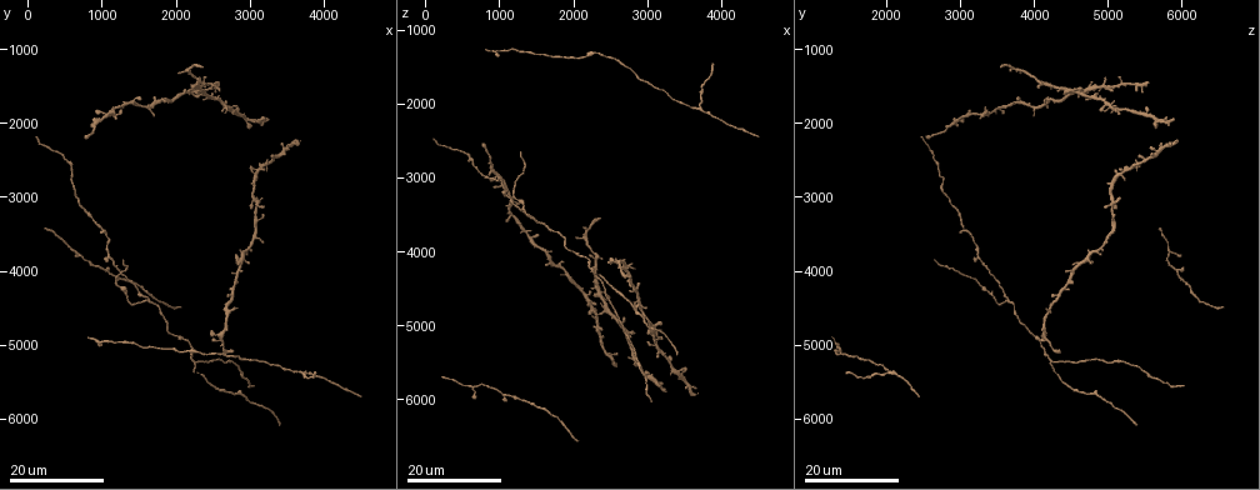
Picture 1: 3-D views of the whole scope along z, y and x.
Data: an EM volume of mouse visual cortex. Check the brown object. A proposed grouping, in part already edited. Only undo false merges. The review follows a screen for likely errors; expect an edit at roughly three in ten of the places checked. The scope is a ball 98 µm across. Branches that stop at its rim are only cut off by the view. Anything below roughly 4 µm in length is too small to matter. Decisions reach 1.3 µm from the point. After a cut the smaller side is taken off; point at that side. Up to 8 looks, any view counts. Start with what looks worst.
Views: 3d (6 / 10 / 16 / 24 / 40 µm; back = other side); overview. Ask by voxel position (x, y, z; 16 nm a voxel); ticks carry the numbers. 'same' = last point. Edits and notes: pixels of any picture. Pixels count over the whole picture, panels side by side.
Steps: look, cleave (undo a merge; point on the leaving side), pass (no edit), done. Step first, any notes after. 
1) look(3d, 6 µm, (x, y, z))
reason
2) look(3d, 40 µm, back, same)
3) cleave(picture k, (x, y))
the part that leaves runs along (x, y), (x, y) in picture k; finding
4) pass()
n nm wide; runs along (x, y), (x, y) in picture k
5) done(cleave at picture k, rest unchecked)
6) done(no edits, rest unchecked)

look(3d, 24 µm, (3700, 5350, 2050))
three-way junction

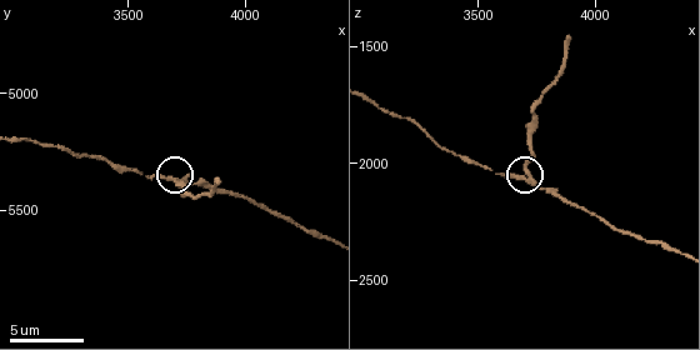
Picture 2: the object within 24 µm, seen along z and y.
look(3d, 10 µm, (3700, 5380, 2030))

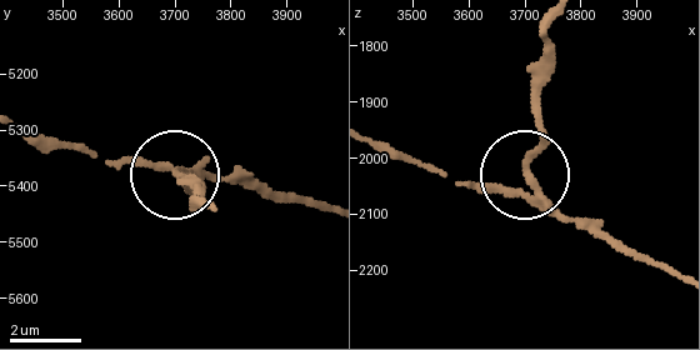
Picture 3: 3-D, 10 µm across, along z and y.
cleave(picture 3, (545, 148))
side arm 11 µm; the part that leaves runs along (546, 200), (529, 159), (546, 24) in picture 3; two neurons meet here

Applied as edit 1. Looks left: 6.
look(3d, 24 µm, (1650, 4400, 3650))
two arms in line, one across

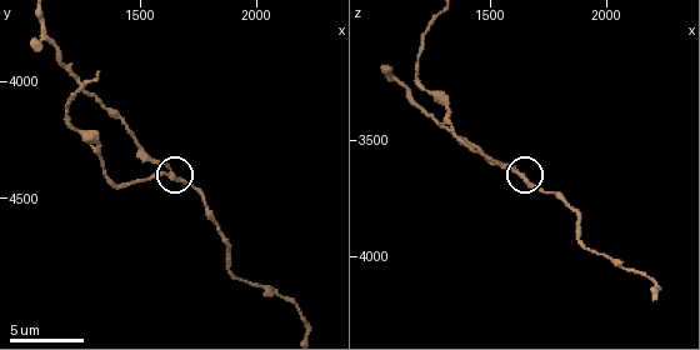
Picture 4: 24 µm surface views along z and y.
look(3d, 10 µm, (1620, 4410, 3650))

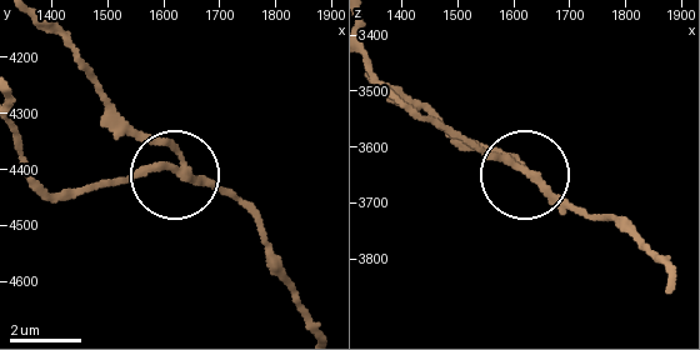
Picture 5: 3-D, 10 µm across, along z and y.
cleave(picture 5, (150, 166))
the part that leaves runs along (544, 193), (413, 111), (370, 70) in picture 5; a second neuron is stuck on

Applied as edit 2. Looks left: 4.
look(overview)

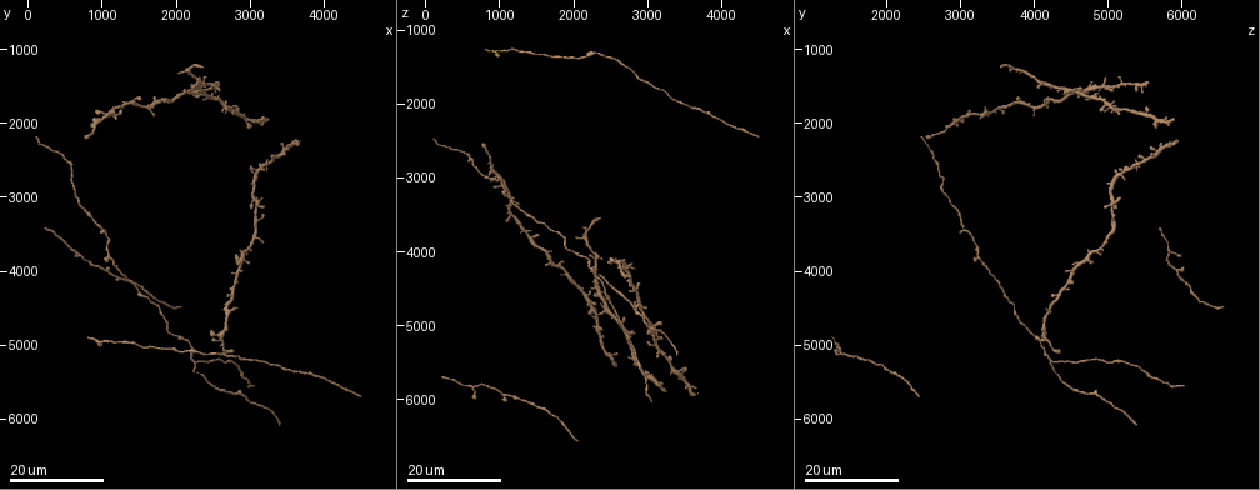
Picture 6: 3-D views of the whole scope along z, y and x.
look(3d, 16 µm, (1000, 3400, 3050))
a narrow waist

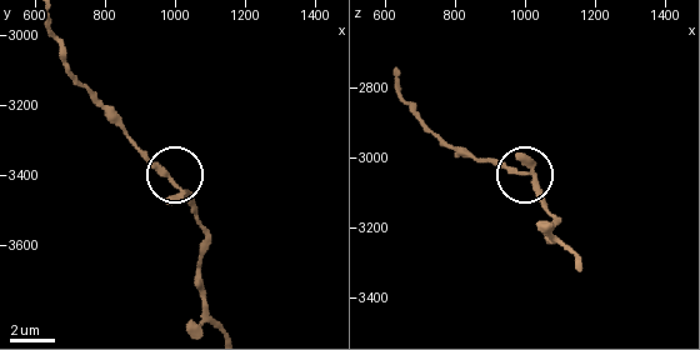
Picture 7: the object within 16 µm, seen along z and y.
look(3d, 6 µm, (990, 3420, 3040))

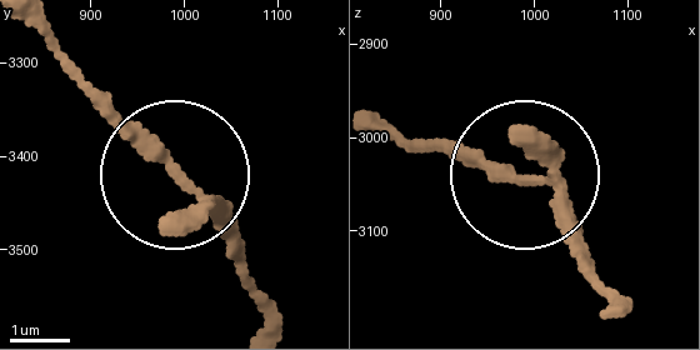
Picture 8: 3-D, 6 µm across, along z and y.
pass()
3 arms; runs along (39, 29), (198, 188), (258, 293) in picture 8; continuous, no second neuron

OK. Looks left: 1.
done(cleave at picture 3, cleave at picture 5, rest unchecked)

